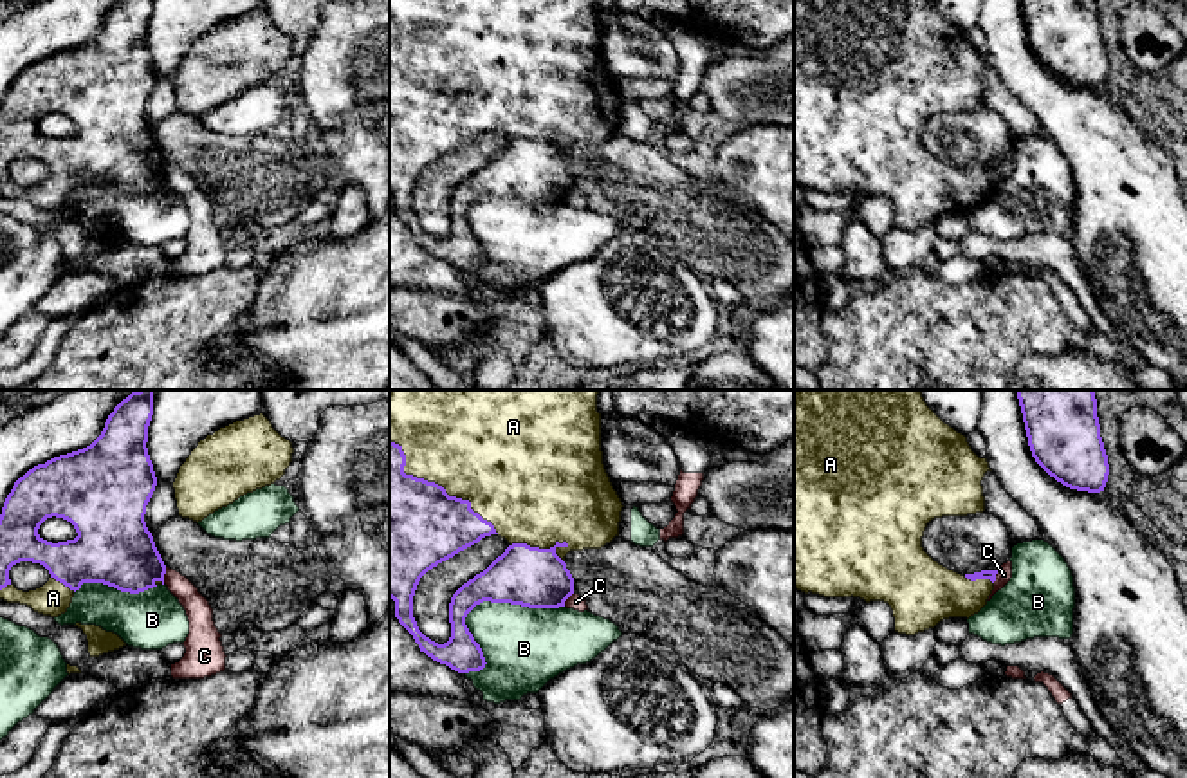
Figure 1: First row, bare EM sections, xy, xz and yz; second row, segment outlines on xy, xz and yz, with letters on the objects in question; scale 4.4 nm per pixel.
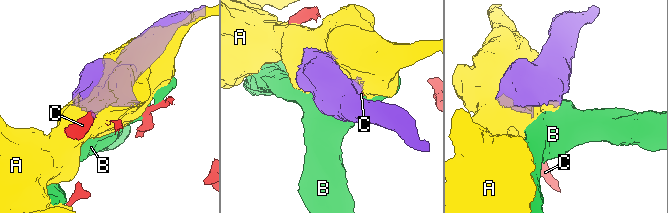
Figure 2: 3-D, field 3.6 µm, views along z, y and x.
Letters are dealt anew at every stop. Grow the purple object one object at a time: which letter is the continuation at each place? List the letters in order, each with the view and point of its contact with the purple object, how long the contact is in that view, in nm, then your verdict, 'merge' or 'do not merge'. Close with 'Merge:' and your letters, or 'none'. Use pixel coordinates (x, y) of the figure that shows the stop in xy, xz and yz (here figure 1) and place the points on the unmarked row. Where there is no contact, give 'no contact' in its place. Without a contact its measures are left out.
A: meets purple in xz at (437, 80); contact 650 nm long; merge
B: meets purple in xz at (480, 197); contact 550 nm long; do not merge
C: meets purple in xy at (163, 172); contact 80 nm long; do not merge
Merge: A

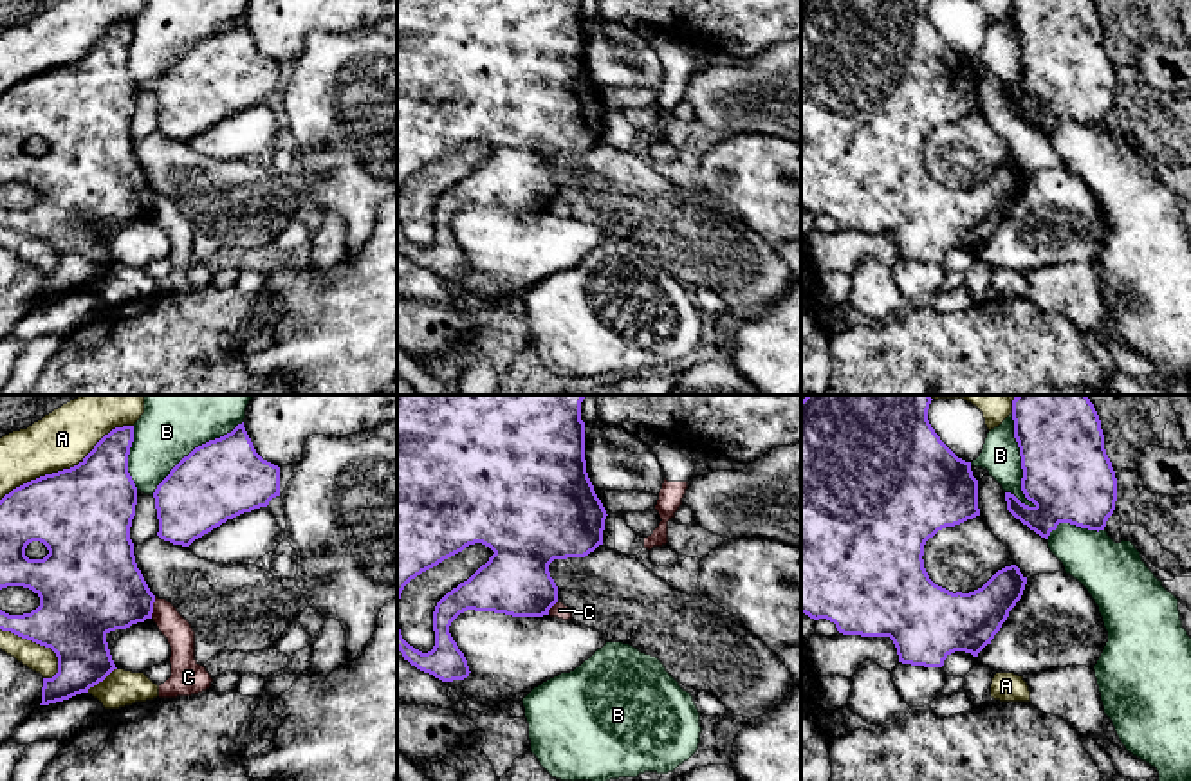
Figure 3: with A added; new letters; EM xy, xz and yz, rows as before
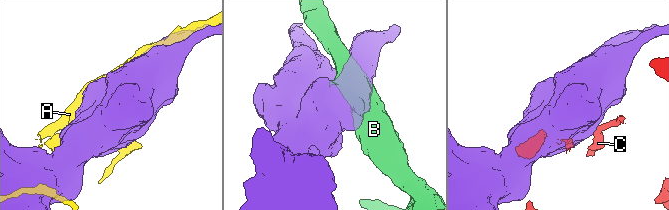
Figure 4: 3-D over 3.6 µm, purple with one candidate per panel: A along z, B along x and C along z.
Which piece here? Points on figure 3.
A: meets purple in xy at (65, 65); contact 700 nm long; do not merge
B: meets purple in yz at (1022, 56); contact 440 nm long; do not merge
C: meets purple in xy at (152, 204); contact 100 nm long; do not merge
Merge: none

